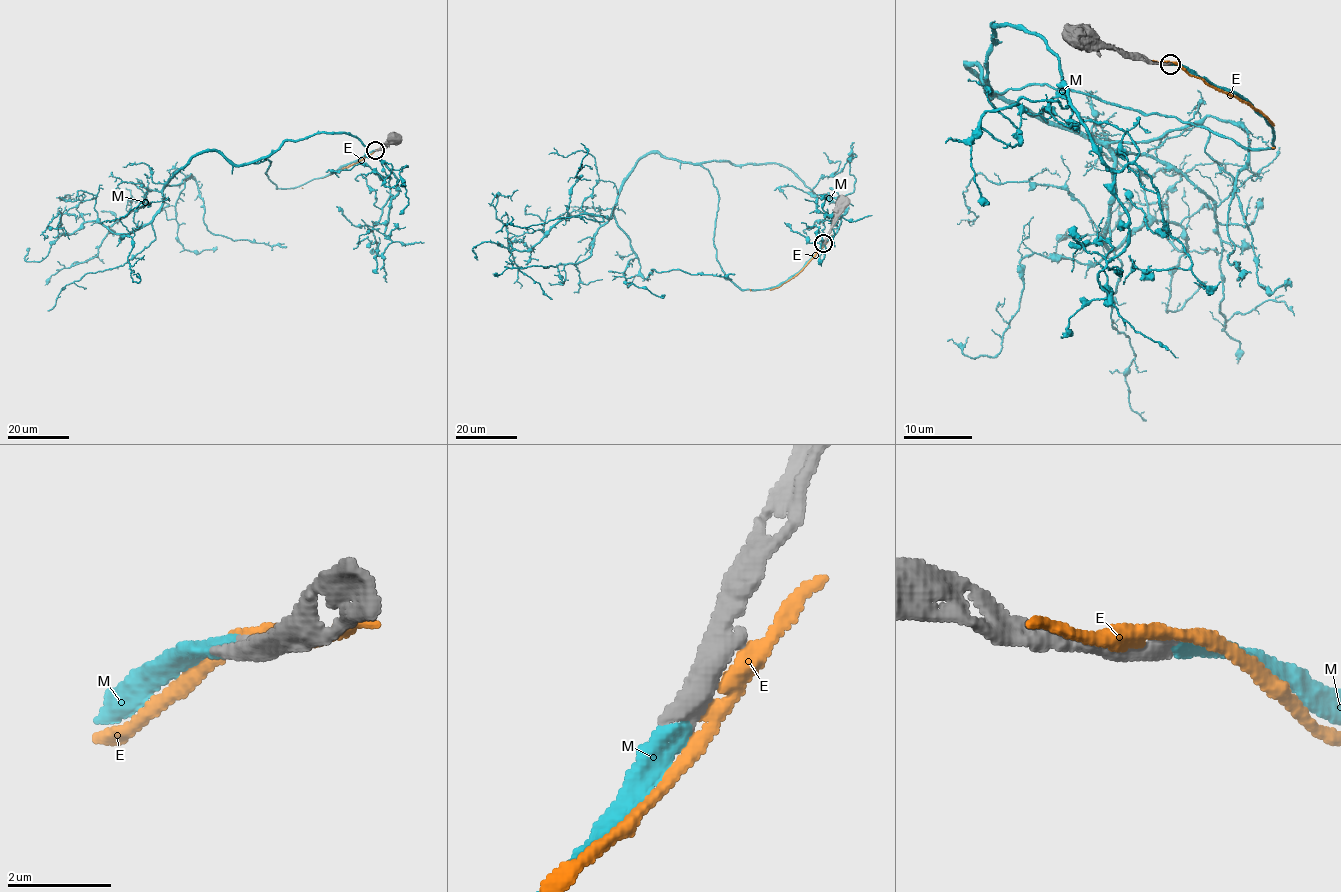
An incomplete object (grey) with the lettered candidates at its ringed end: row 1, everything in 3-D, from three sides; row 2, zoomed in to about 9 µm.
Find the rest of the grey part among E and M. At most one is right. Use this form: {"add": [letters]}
{"add": ["M"]}

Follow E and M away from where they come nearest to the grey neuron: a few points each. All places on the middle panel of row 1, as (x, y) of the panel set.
E: (826, 241), (795, 276), (779, 286), (750, 289)
M: (824, 243), (740, 289), (710, 172), (657, 153), (611, 218), (562, 218), (527, 250), (496, 217), (517, 190)

